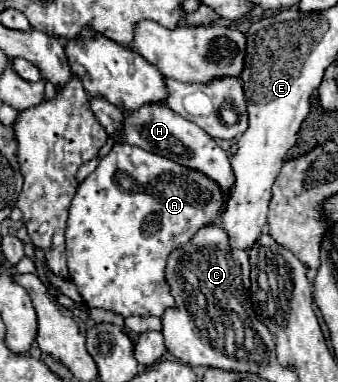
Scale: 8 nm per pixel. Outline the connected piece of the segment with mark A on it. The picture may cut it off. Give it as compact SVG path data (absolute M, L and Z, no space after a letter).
M115 144L111 148L111 152L107 156L101 158L99 166L79 184L77 192L75 192L75 198L69 206L69 230L67 230L67 264L69 264L69 276L71 276L71 282L77 286L79 294L83 296L85 304L89 308L103 308L103 310L111 310L111 312L117 312L121 314L123 318L125 316L133 316L133 314L139 314L139 316L161 316L163 310L167 306L175 306L175 300L171 298L169 290L167 290L167 284L165 284L165 262L167 262L167 256L173 248L179 248L179 242L187 242L195 230L207 226L207 224L213 224L213 222L219 222L219 208L221 208L221 202L223 202L223 194L219 190L219 186L215 186L215 182L211 182L207 176L195 172L195 170L187 170L183 166L179 166L177 162L171 162L163 156L157 156L157 154L151 154L139 146L131 146L131 144Z

